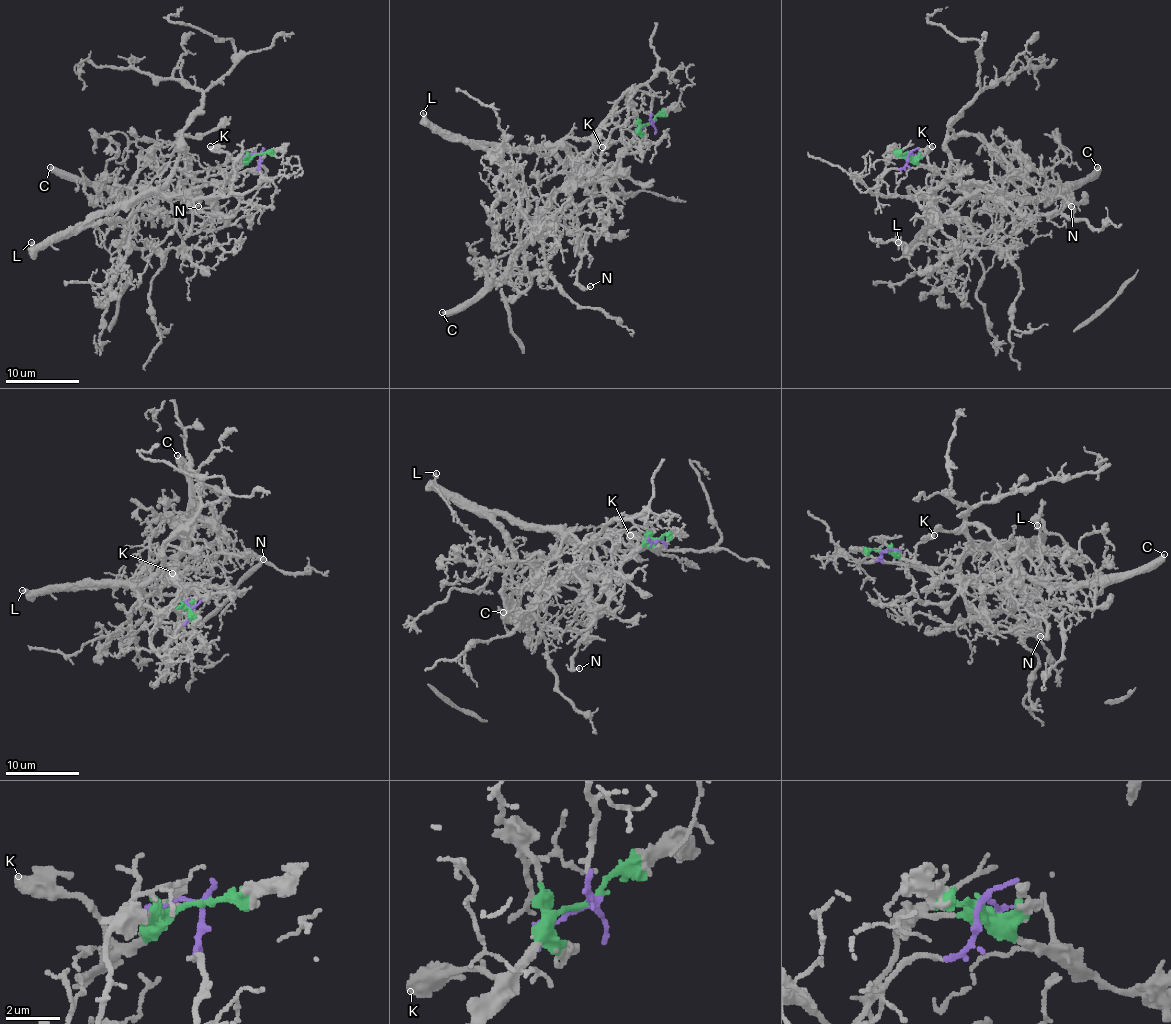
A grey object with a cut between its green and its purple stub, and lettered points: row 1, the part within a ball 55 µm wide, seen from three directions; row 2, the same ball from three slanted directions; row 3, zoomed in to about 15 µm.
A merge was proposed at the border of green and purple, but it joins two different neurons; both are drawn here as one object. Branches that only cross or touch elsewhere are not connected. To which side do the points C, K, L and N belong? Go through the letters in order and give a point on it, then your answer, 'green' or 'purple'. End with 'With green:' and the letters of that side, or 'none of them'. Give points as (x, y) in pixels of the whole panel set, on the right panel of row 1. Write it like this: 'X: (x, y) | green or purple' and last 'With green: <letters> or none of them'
C: (1097, 167) | green
K: (932, 146) | green
L: (898, 242) | purple
N: (1071, 206) | purple
With green: C, K

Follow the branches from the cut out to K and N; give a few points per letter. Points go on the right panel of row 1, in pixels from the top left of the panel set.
K: (908, 153), (921, 164), (928, 164), (927, 152), (932, 146)
N: (908, 153), (873, 194), (923, 197), (945, 179), (947, 142), (976, 135), (1037, 190), (1072, 207)

